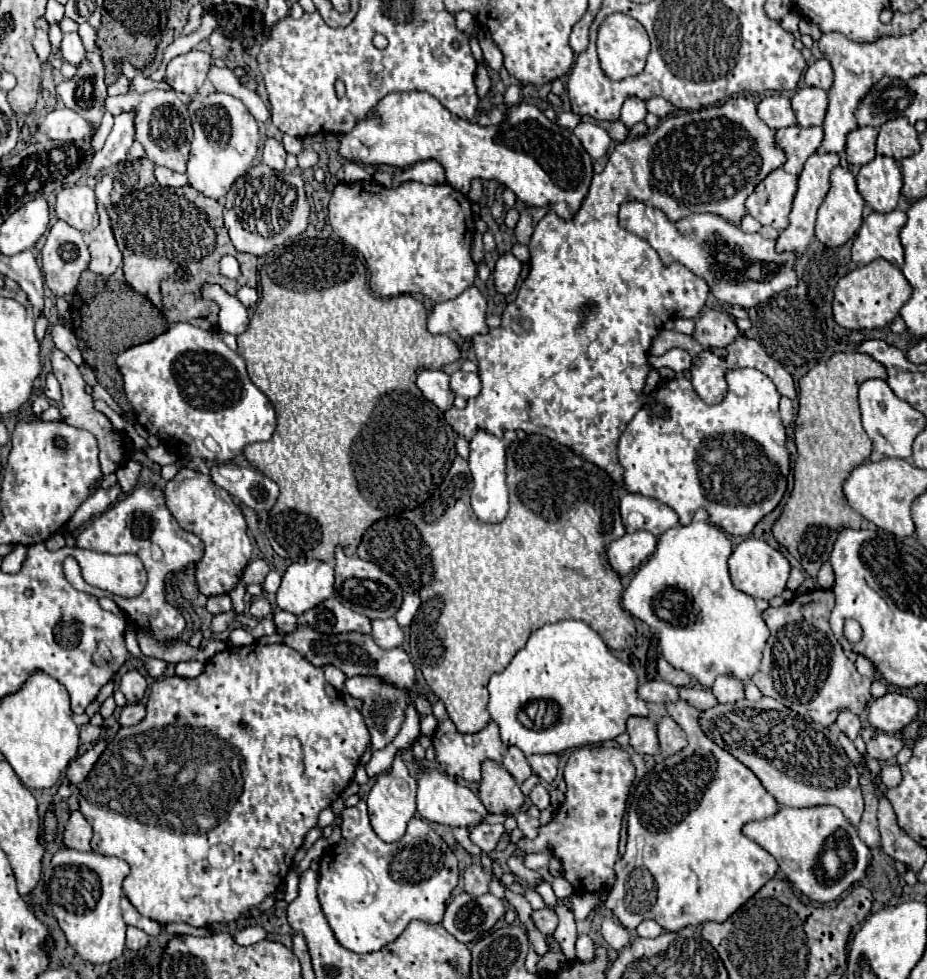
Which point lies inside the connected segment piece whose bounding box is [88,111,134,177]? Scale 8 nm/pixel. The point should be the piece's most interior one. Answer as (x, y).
(115, 149)

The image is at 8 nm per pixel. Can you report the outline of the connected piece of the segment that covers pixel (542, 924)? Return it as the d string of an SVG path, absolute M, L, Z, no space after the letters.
M540 909L540 911L532 911L532 921L540 933L548 935L548 933L554 933L558 925L558 915L550 909Z

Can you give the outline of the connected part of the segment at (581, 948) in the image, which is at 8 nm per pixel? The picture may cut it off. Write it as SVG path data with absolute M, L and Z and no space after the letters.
M578 935L576 939L576 957L580 961L590 961L594 957L594 941L590 939L590 935Z

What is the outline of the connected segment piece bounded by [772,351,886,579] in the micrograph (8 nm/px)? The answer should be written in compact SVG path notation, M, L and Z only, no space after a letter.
M836 353L826 363L814 365L800 381L800 409L796 415L796 447L798 457L794 465L794 489L790 493L790 499L782 511L782 515L772 525L772 533L780 545L784 545L794 559L800 561L800 565L806 569L806 573L816 579L816 573L820 565L830 557L830 549L838 537L838 533L846 527L858 529L862 517L848 505L842 485L848 479L850 471L858 467L868 455L870 455L870 439L862 431L860 423L860 407L858 407L858 385L870 377L882 377L886 379L886 371L878 361L874 361L870 355L864 353Z

